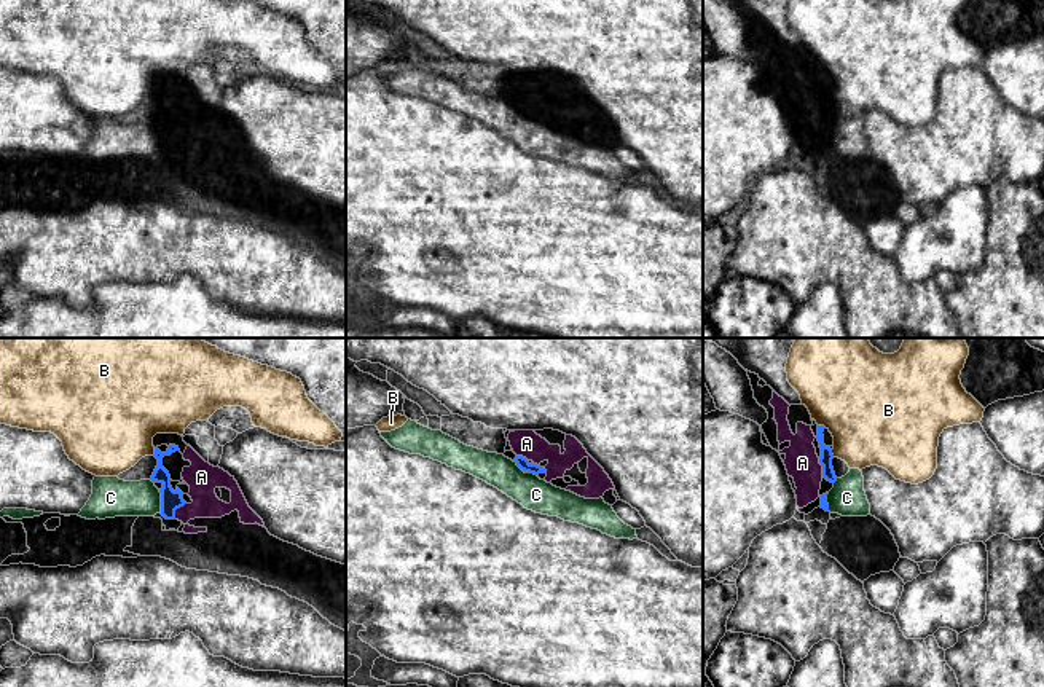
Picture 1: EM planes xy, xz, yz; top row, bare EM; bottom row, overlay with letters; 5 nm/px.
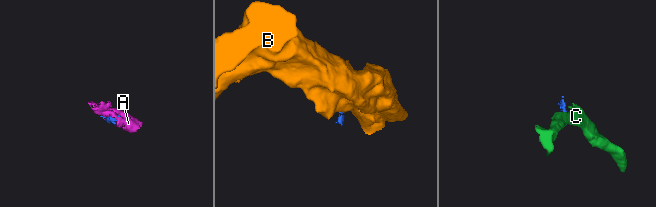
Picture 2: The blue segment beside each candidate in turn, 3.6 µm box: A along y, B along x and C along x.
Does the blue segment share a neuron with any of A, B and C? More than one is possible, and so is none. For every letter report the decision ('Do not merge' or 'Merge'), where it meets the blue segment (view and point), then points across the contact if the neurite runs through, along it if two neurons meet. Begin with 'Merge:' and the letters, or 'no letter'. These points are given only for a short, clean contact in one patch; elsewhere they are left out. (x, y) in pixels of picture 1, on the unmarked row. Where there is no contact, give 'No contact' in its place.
Merge: A
A: Merge. Touches blue at xy (176, 152)
B: Do not merge. Touches blue at yz (823, 69). Boundary: yz (818, 67), (826, 70)
C: Do not merge. Touches blue at xy (161, 145). Boundary: xy (158, 134), (161, 155)

